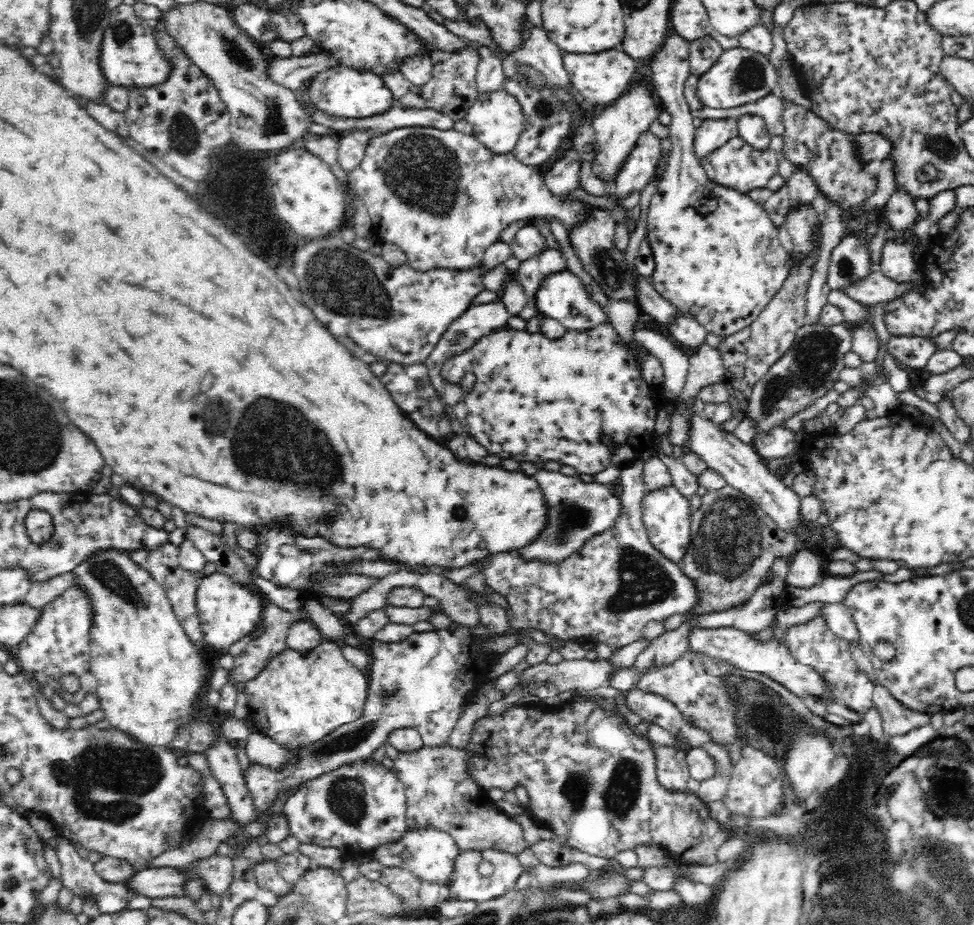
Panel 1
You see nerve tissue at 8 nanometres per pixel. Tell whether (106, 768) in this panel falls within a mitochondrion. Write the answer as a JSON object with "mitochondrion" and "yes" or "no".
{"mitochondrion":"yes"}

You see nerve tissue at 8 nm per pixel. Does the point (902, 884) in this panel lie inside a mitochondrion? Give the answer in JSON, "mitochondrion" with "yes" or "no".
{"mitochondrion":"yes"}

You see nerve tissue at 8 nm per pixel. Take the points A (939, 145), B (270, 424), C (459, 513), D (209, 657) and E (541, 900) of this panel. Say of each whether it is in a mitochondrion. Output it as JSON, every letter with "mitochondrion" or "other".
{"A":"mitochondrion","B":"mitochondrion","C":"other","D":"other","E":"mitochondrion"}

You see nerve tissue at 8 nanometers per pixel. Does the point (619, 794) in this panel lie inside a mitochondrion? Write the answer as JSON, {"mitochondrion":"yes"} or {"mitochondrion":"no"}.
{"mitochondrion":"yes"}

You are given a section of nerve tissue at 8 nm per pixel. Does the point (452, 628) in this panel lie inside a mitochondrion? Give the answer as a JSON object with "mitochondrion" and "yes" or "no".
{"mitochondrion":"no"}

